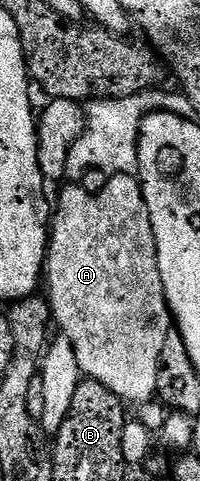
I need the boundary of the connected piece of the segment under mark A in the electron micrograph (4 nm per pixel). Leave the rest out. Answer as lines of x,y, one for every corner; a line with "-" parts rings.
111,176
108,185
105,186
105,190
101,190
100,193
89,194
80,186
67,186
63,193
59,196
59,208
54,209
53,223
49,228
49,243
47,245
47,267
45,269
45,296
51,306
51,319
54,327
65,337
69,338
69,342
73,342
73,350
77,354
77,366
80,373
86,379
96,380
101,382
101,386
105,386
109,390
113,390
113,394
117,394
119,399
126,402
128,405
138,406
154,401
157,396
157,374
159,373
159,367
161,366
161,350
165,347
165,338
173,331
173,309
167,304
167,289
161,282
161,270
159,269
159,238
153,234
153,222
151,221
151,206
145,202
145,194
143,193
142,183
135,176

